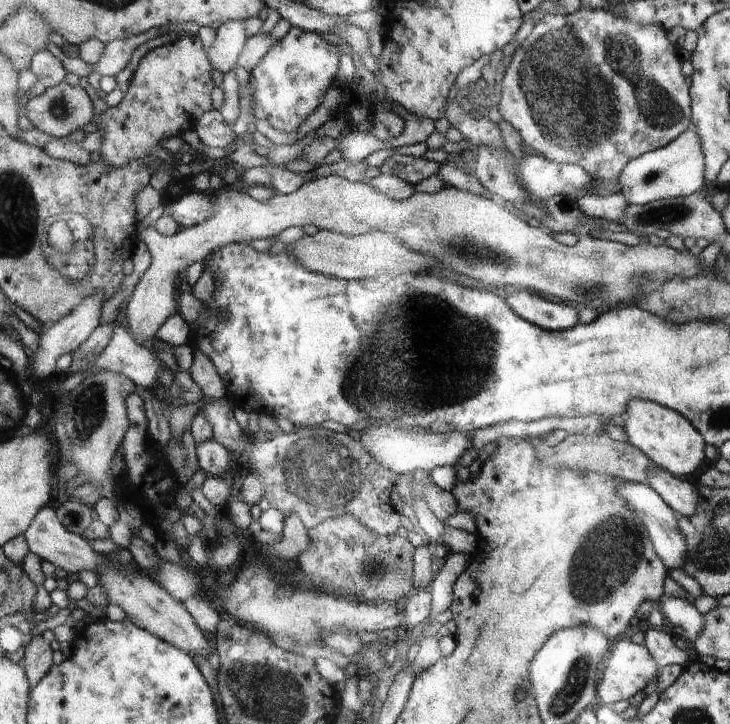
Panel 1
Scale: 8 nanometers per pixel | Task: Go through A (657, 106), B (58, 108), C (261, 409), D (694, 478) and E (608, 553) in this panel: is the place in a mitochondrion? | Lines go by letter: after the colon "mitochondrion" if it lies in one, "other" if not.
A: mitochondrion
B: mitochondrion
C: other
D: other
E: mitochondrion

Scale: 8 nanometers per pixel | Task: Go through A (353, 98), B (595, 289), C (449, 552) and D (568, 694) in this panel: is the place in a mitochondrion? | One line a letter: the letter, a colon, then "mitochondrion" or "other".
A: other
B: mitochondrion
C: other
D: mitochondrion

